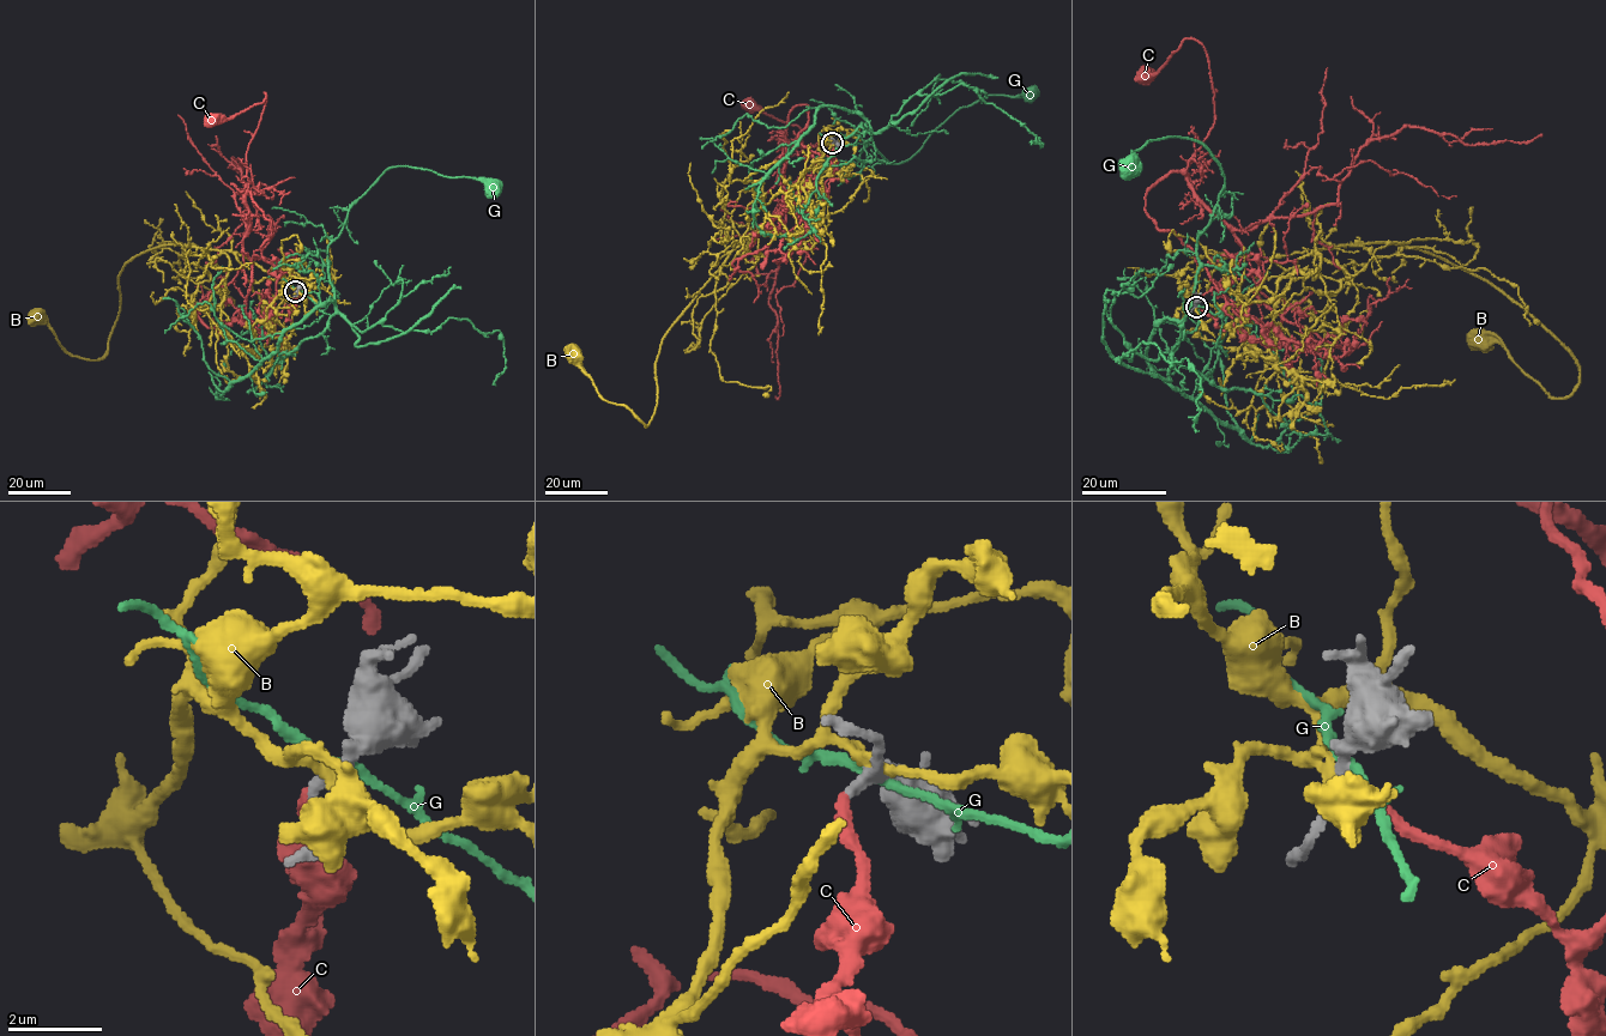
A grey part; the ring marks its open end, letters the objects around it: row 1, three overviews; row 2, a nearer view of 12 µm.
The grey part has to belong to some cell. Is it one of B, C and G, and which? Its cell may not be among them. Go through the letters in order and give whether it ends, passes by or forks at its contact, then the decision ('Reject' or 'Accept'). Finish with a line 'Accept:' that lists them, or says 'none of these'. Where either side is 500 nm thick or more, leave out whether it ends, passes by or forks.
B: It passes by. Reject
C: It ends there. Accept
G: It passes by. Reject
Accept: C

